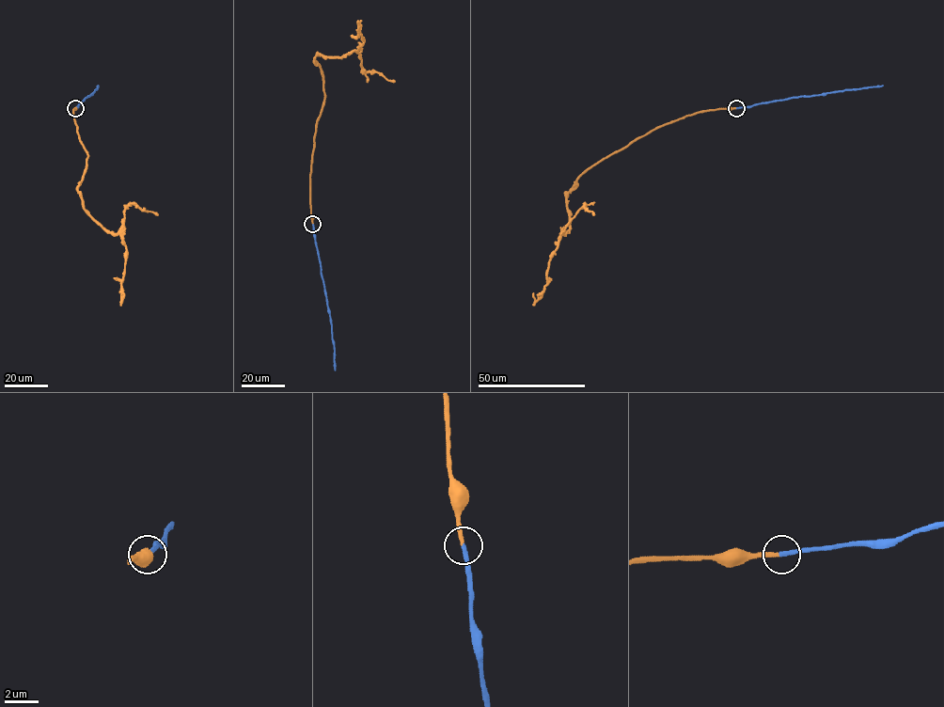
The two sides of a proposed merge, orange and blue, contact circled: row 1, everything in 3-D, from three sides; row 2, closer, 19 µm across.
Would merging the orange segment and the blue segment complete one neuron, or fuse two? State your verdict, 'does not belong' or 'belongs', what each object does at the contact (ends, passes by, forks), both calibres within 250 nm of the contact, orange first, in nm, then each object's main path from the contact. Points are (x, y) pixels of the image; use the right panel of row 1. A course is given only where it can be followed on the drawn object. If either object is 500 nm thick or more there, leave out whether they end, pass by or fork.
belongs; orange ends there; blue ends there; 240 nm thick on the orange side, 280 nm on the other; orange runs (736, 108), (656, 127), (587, 169), (568, 193), (570, 228), (542, 295), (533, 293); blue runs (736, 108), (882, 85)

